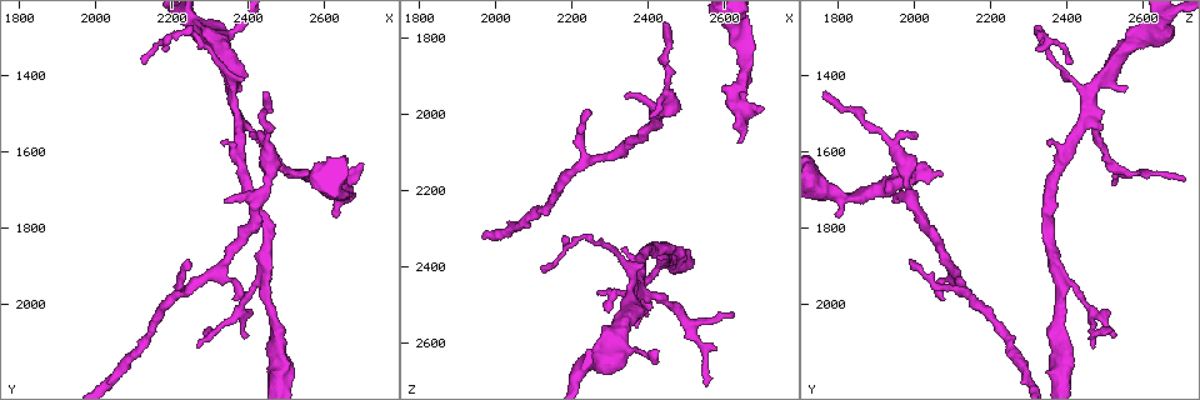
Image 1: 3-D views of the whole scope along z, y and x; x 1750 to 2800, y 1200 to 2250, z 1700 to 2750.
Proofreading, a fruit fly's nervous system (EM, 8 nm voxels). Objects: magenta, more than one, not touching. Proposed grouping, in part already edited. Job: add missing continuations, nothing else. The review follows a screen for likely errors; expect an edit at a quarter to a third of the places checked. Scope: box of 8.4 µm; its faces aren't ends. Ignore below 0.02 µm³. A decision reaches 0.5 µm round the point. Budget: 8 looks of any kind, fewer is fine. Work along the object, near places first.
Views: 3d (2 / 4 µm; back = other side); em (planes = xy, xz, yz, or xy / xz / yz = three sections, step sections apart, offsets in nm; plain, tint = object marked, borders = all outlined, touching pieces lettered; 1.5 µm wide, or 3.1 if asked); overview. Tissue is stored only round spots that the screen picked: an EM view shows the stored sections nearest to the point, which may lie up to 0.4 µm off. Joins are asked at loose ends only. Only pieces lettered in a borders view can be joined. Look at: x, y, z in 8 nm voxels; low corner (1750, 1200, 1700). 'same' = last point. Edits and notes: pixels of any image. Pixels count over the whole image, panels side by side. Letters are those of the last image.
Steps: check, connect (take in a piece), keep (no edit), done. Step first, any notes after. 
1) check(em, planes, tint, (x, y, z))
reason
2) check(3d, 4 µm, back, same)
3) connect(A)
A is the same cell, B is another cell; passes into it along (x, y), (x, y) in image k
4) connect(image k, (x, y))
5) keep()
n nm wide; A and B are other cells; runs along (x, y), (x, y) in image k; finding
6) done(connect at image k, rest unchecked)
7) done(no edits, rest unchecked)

check(3d, 4 µm, (2335, 1725, 1950))
an open end

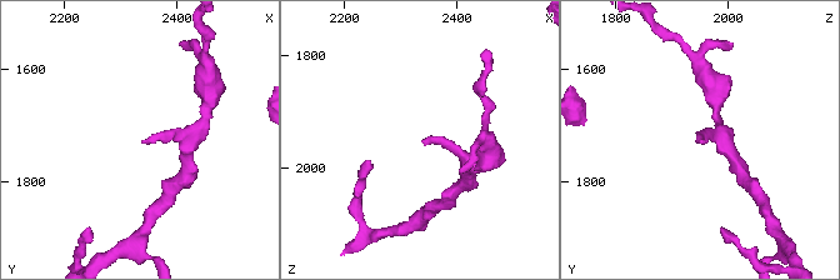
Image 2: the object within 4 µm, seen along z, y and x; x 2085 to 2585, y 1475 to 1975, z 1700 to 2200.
check(em, yz, step 8, borders, (2340, 1730, 1955))
shape alone is not enough

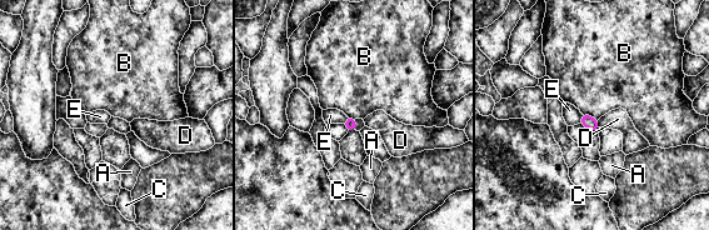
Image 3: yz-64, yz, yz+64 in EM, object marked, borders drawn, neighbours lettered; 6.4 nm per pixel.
keep()
B touches over 120 nm; A, B, C, D and E are other cells; border along (582, 114), (579, 123) in image 3; no lettered piece goes on from it

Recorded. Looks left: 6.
check(3d, 2 µm, (2370, 1985, 2080))
tapers out

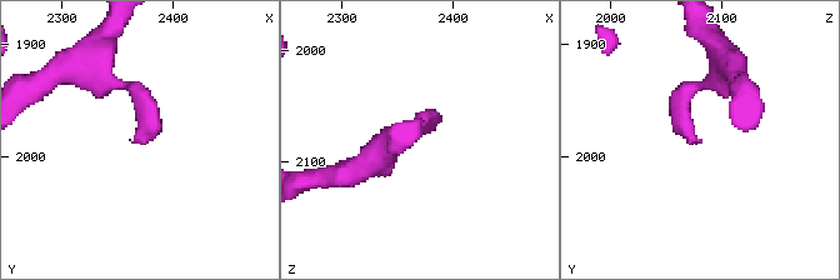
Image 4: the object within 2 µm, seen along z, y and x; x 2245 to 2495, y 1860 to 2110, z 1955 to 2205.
check(em, planes, borders, (2370, 1990, 2078))
now the EM

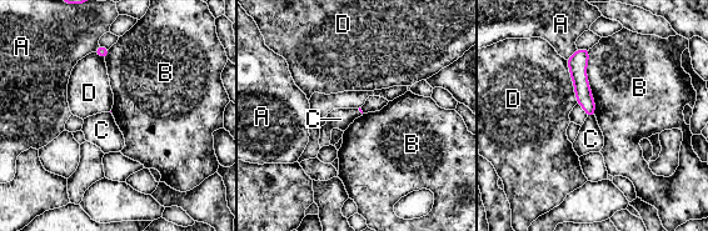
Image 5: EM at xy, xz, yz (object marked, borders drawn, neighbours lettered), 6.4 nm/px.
keep()
A, B, C and D are other cells; border along (588, 50), (587, 80), (596, 115) in image 5; none of them fits

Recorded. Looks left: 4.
check(em, 3.1 µm, planes, borders, (2290, 2070, 2515))
branch stops here

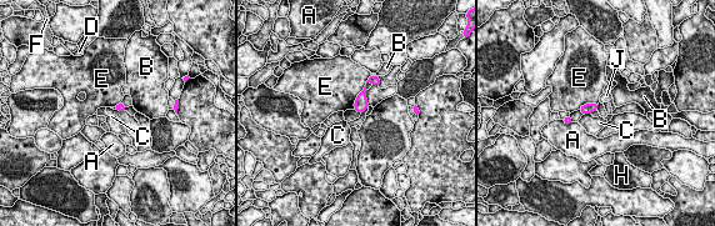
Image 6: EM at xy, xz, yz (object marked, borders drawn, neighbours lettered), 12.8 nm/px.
keep()
A, B, C, D, E, F, H and J are other cells; border along (115, 109), (124, 111) in image 6; none of them fits

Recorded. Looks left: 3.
done(no edits, rest unchecked)

